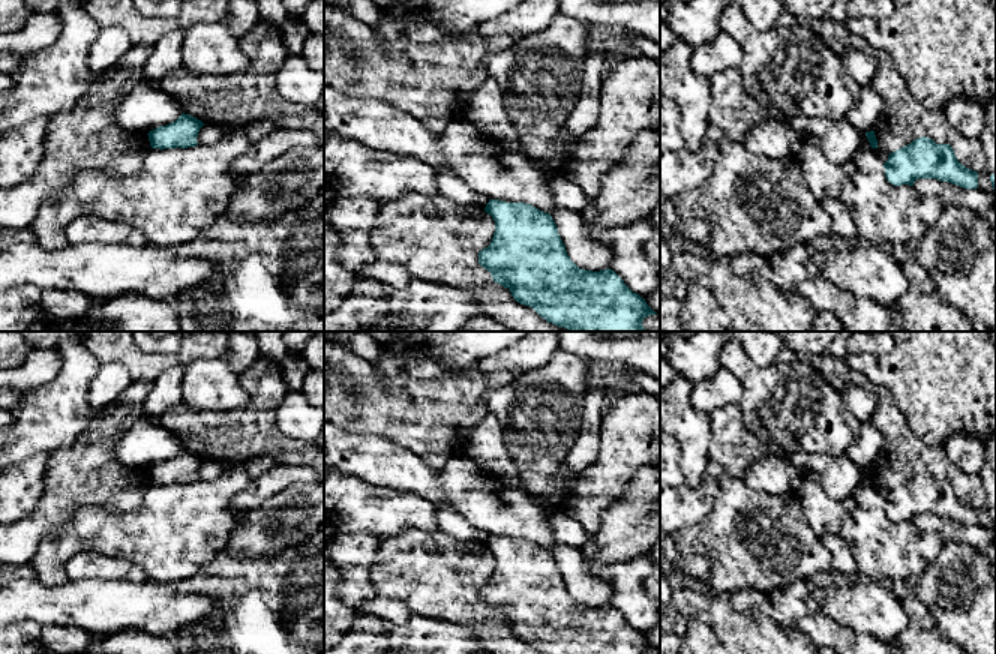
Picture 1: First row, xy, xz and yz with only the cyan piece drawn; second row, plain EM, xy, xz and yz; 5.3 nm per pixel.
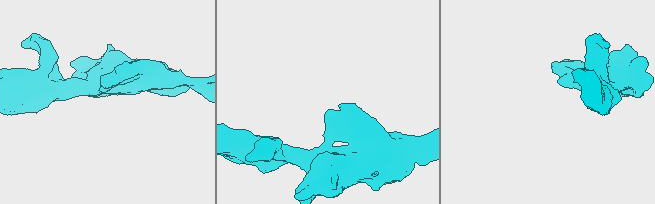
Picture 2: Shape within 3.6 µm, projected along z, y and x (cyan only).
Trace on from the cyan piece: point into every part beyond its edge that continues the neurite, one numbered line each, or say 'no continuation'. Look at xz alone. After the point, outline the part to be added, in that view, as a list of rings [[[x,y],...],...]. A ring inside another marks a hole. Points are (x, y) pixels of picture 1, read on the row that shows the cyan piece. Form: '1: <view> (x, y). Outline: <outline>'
no continuation

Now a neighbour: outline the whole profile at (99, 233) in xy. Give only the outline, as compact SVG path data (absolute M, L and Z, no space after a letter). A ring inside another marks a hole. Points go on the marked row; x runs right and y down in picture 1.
M92 213L70 222L64 234L69 244L123 243L130 248L144 248L148 244L141 231L124 224L100 219Z

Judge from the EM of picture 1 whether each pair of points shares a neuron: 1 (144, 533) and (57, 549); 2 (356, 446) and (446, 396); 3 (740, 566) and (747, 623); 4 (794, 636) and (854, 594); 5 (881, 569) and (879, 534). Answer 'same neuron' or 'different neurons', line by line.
1: same neuron
2: different neurons
3: different neurons
4: different neurons
5: same neuron

